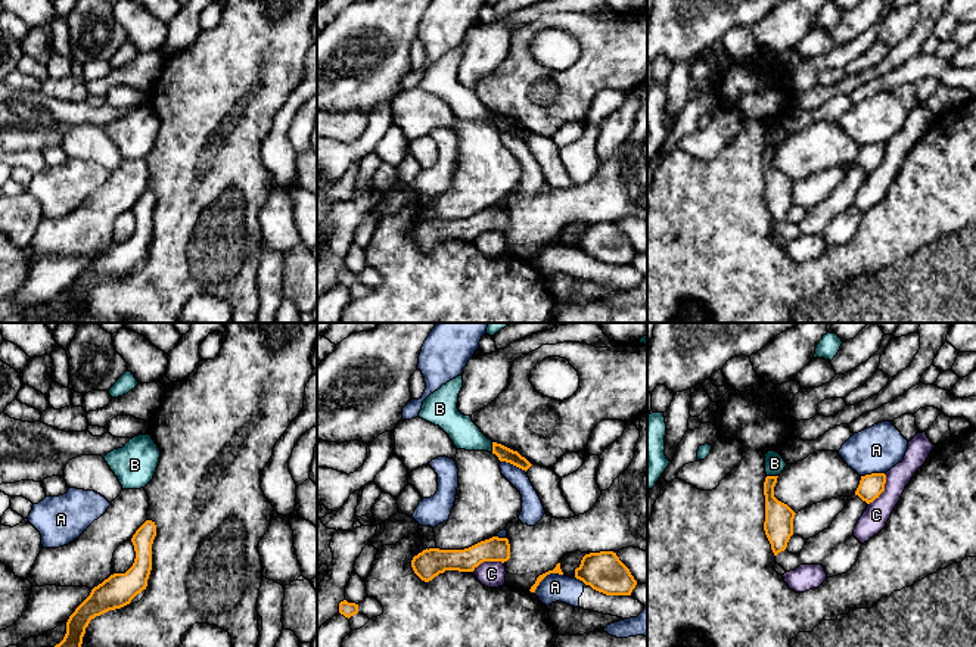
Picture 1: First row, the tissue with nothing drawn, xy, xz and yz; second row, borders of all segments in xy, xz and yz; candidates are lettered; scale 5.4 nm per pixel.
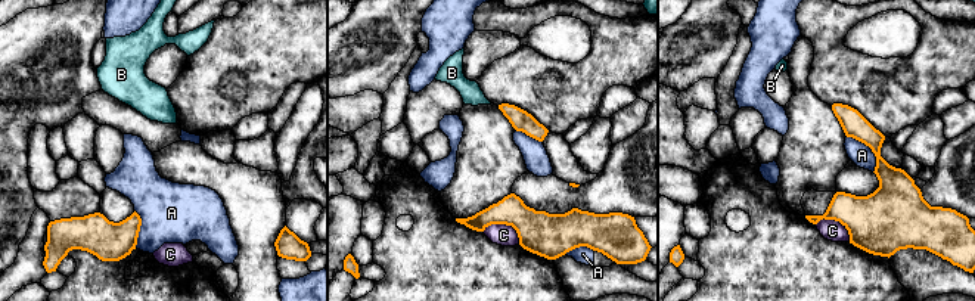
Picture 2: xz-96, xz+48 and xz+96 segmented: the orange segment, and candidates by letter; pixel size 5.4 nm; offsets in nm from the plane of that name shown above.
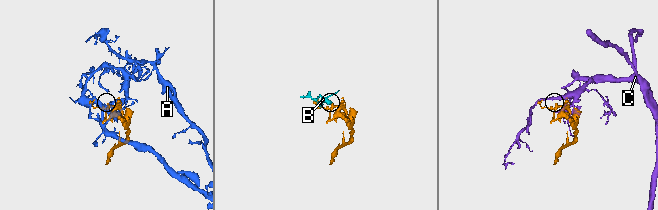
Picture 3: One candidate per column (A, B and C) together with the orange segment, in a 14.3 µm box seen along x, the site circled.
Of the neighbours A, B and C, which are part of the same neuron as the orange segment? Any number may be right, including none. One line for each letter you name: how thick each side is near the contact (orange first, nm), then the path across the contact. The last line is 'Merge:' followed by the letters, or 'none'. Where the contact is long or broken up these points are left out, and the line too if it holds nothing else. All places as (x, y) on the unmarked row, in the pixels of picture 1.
Merge: none

